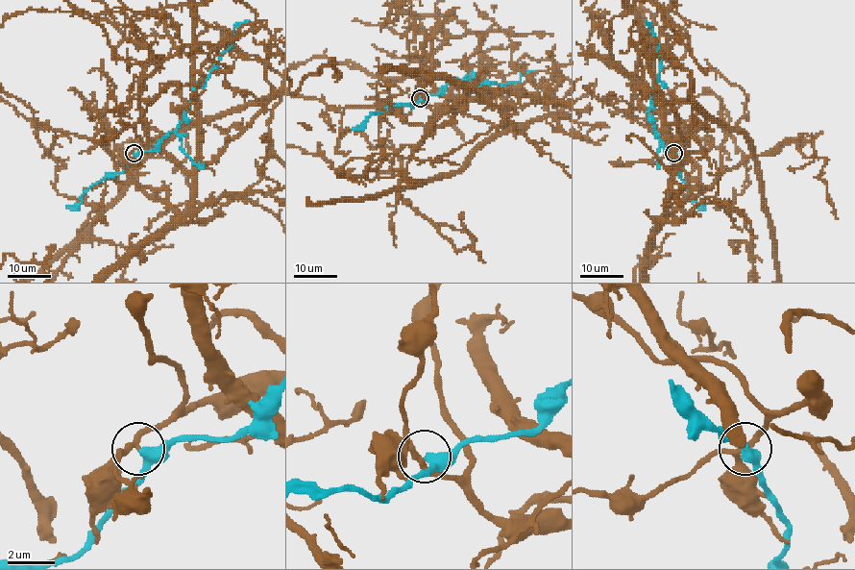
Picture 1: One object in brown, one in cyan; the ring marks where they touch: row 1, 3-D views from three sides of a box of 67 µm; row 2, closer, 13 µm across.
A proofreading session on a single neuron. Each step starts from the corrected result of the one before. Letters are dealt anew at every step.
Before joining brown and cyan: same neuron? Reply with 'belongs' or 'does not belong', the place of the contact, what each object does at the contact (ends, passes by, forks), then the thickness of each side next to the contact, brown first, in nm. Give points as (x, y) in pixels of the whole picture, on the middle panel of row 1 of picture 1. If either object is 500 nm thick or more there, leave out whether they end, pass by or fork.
does not belong | (420, 98) | brown passes by | cyan forks | 220/320 nm

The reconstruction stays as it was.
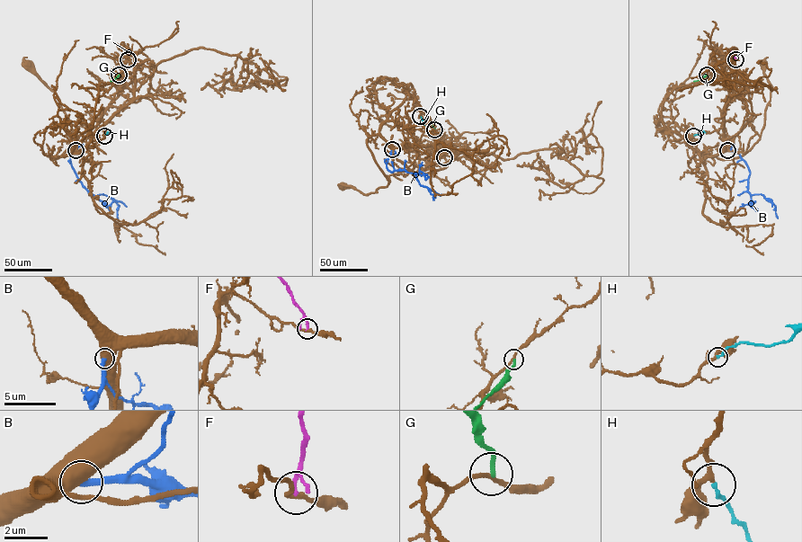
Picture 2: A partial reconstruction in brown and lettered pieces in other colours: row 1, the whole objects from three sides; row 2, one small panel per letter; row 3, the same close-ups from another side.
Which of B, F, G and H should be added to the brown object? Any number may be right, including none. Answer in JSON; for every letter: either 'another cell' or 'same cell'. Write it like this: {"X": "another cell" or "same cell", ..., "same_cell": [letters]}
{"B": "same cell", "F": "another cell", "G": "another cell", "H": "same cell", "same_cell": ["B", "H"]}

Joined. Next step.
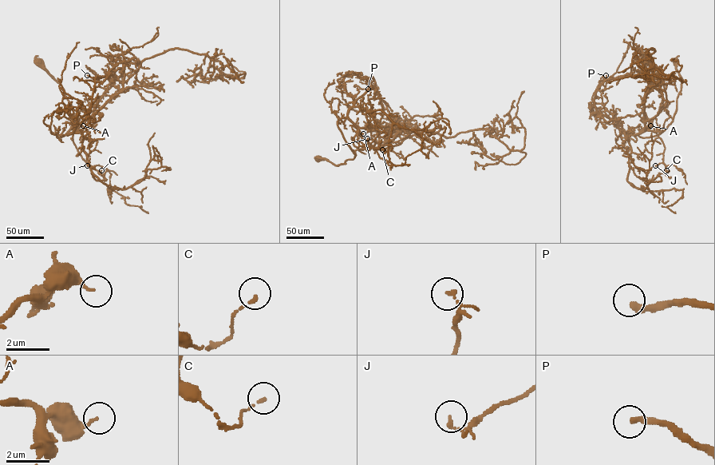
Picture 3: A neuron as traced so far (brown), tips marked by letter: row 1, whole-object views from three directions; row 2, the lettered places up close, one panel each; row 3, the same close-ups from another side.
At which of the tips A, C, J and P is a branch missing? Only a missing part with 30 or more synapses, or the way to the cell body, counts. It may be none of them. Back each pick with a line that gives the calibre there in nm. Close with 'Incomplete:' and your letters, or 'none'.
P: 280 nm thick
Incomplete: P

